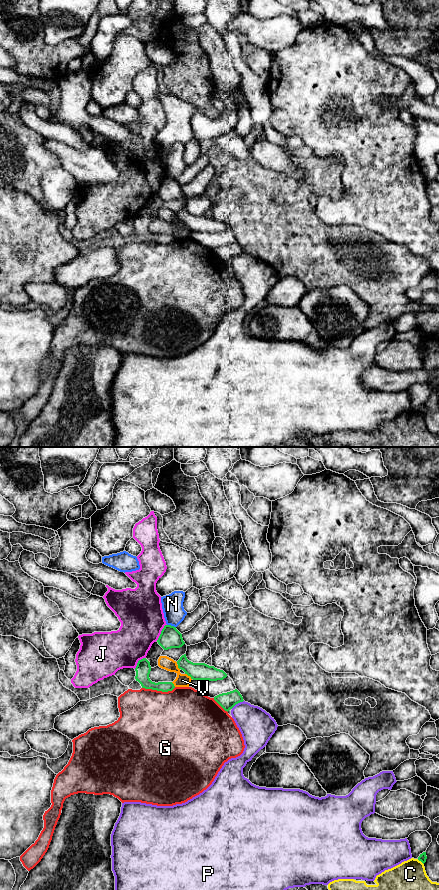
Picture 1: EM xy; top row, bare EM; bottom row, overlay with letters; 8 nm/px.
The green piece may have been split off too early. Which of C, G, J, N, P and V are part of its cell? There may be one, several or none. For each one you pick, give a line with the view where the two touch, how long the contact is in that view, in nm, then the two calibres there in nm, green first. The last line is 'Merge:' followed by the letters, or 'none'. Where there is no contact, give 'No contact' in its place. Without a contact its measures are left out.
Merge: none

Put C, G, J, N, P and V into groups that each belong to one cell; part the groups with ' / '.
C / G / J / N / P / V

